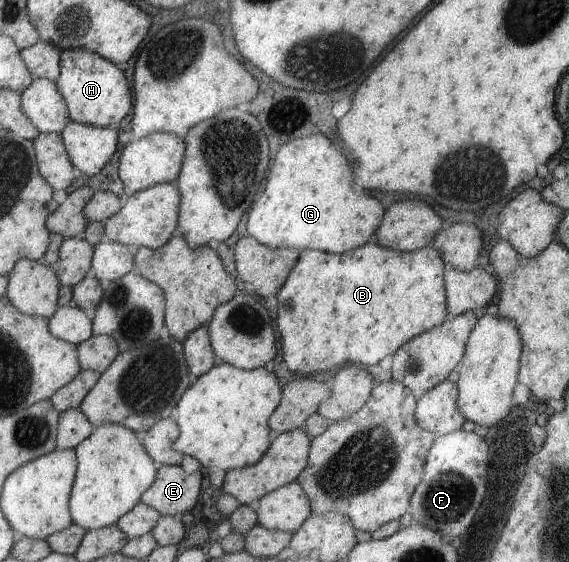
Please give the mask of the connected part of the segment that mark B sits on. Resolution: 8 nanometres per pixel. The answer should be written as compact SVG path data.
M365 244L365 246L361 246L357 250L351 250L351 252L345 252L345 254L325 254L325 252L317 252L317 250L300 249L291 272L276 292L277 311L275 326L279 330L282 348L281 358L283 358L287 370L298 376L315 376L315 374L325 372L325 370L337 369L339 366L353 364L354 362L355 364L360 362L361 364L371 366L385 358L385 356L393 354L410 338L416 337L434 326L439 326L439 323L448 318L445 287L442 277L443 265L444 262L439 258L439 253L431 244L425 245L423 248L413 252L399 252L393 249L379 248L377 244Z

